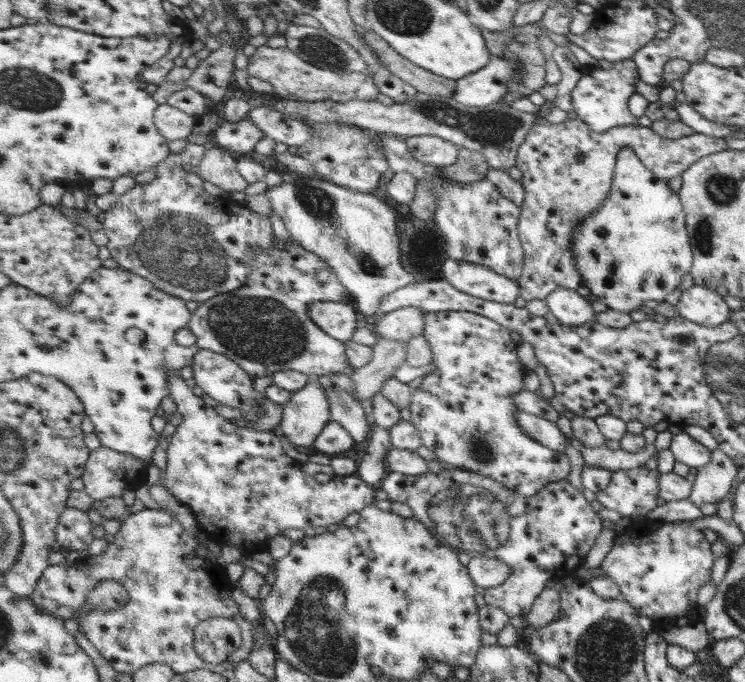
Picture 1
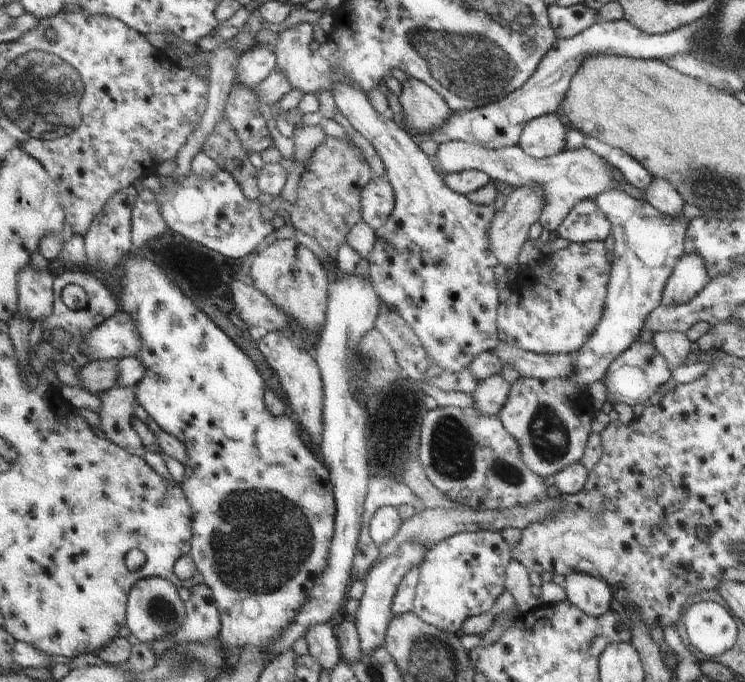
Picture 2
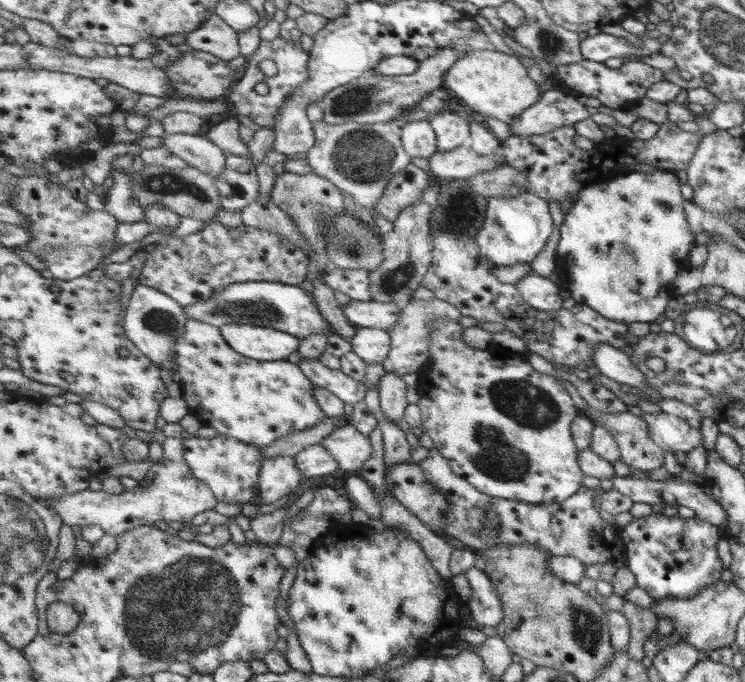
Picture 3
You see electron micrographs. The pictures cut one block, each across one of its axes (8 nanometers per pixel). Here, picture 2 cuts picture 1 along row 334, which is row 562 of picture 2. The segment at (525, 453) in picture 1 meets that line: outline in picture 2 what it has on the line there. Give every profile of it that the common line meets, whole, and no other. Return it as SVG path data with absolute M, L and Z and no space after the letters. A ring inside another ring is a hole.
M477 531L459 533L447 540L437 543L427 550L420 566L421 576L414 600L414 611L427 624L448 633L458 634L463 628L463 621L471 616L491 612L497 598L506 590L506 572L514 559L512 550L499 531Z

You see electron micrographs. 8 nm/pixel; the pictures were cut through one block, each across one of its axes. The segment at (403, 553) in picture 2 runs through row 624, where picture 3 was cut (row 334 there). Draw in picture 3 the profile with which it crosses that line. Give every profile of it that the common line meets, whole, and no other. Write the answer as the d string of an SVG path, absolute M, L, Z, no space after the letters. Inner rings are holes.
M357 327L357 334L352 338L352 352L363 357L368 364L379 364L389 357L392 338L389 331L378 328Z

